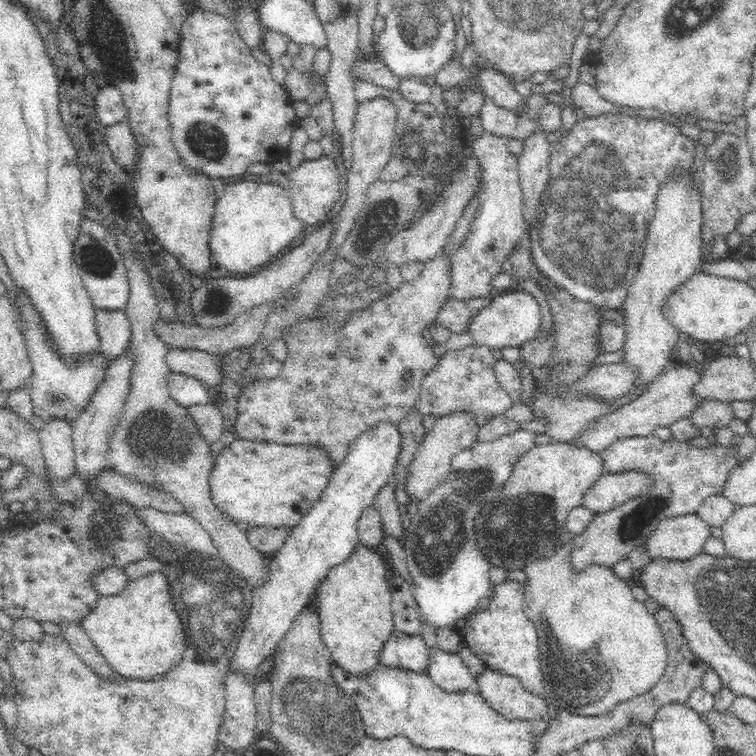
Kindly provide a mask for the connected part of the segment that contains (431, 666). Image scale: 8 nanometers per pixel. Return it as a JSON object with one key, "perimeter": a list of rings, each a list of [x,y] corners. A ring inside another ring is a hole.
{"perimeter":[[[437,645],[429,648],[429,659],[426,670],[434,684],[446,692],[475,687],[470,671],[458,652],[446,652]]]}

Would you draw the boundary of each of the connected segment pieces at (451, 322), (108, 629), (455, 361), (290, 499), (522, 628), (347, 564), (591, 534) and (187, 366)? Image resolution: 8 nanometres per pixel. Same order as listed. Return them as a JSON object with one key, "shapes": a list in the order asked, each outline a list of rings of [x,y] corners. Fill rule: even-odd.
{"shapes":[[[[489,297],[475,298],[468,302],[447,300],[439,310],[436,321],[447,326],[454,333],[469,332],[478,313],[492,303],[493,300]]],[[[163,570],[128,578],[126,586],[112,596],[98,596],[96,606],[81,625],[111,669],[132,679],[164,674],[183,660],[187,628],[176,610],[170,579]]],[[[481,344],[459,347],[457,350],[448,349],[439,359],[436,368],[424,378],[416,405],[422,416],[432,415],[438,418],[453,411],[468,409],[483,424],[492,416],[509,414],[513,403],[511,397],[497,382],[494,370],[497,360],[490,349],[489,346]]],[[[234,437],[234,442],[213,457],[209,478],[217,509],[255,526],[293,527],[320,502],[340,462],[320,443],[298,445],[260,443]]],[[[504,580],[502,584],[493,586],[488,595],[490,596],[488,606],[478,612],[472,610],[458,630],[462,644],[470,648],[489,669],[515,676],[530,692],[546,695],[538,662],[539,642],[536,629],[523,611],[525,598],[522,583]]],[[[359,542],[346,560],[328,568],[316,588],[320,632],[328,655],[352,674],[362,674],[378,664],[382,644],[394,630],[392,596],[386,572],[384,558]]],[[[652,432],[649,436],[621,437],[600,452],[604,474],[638,471],[652,481],[652,486],[607,512],[595,514],[586,528],[575,536],[571,563],[576,568],[582,568],[588,562],[612,567],[627,557],[634,547],[645,544],[662,521],[697,513],[712,495],[723,494],[725,484],[737,465],[736,452],[720,445],[692,446],[690,441],[660,440]]],[[[168,346],[164,352],[164,362],[171,372],[192,376],[206,387],[222,382],[219,366],[207,351]]]]}

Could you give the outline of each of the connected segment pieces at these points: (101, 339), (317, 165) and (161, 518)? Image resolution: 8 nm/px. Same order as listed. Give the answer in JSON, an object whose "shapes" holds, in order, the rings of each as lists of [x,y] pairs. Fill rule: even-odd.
{"shapes":[[[[94,309],[99,349],[111,360],[125,354],[131,341],[131,322],[125,311]]],[[[322,155],[319,159],[306,160],[297,166],[296,170],[287,174],[285,184],[292,194],[292,204],[296,218],[299,218],[308,228],[320,224],[328,218],[338,206],[340,198],[340,174],[333,164],[331,155]]],[[[152,506],[132,507],[137,520],[150,532],[174,544],[216,556],[216,547],[206,529],[187,514],[170,514]]]]}

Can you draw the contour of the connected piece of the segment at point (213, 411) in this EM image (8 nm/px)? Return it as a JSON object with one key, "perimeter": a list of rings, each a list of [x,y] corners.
{"perimeter":[[[214,403],[192,404],[184,408],[202,440],[210,446],[220,439],[227,427],[222,424],[224,418]]]}

